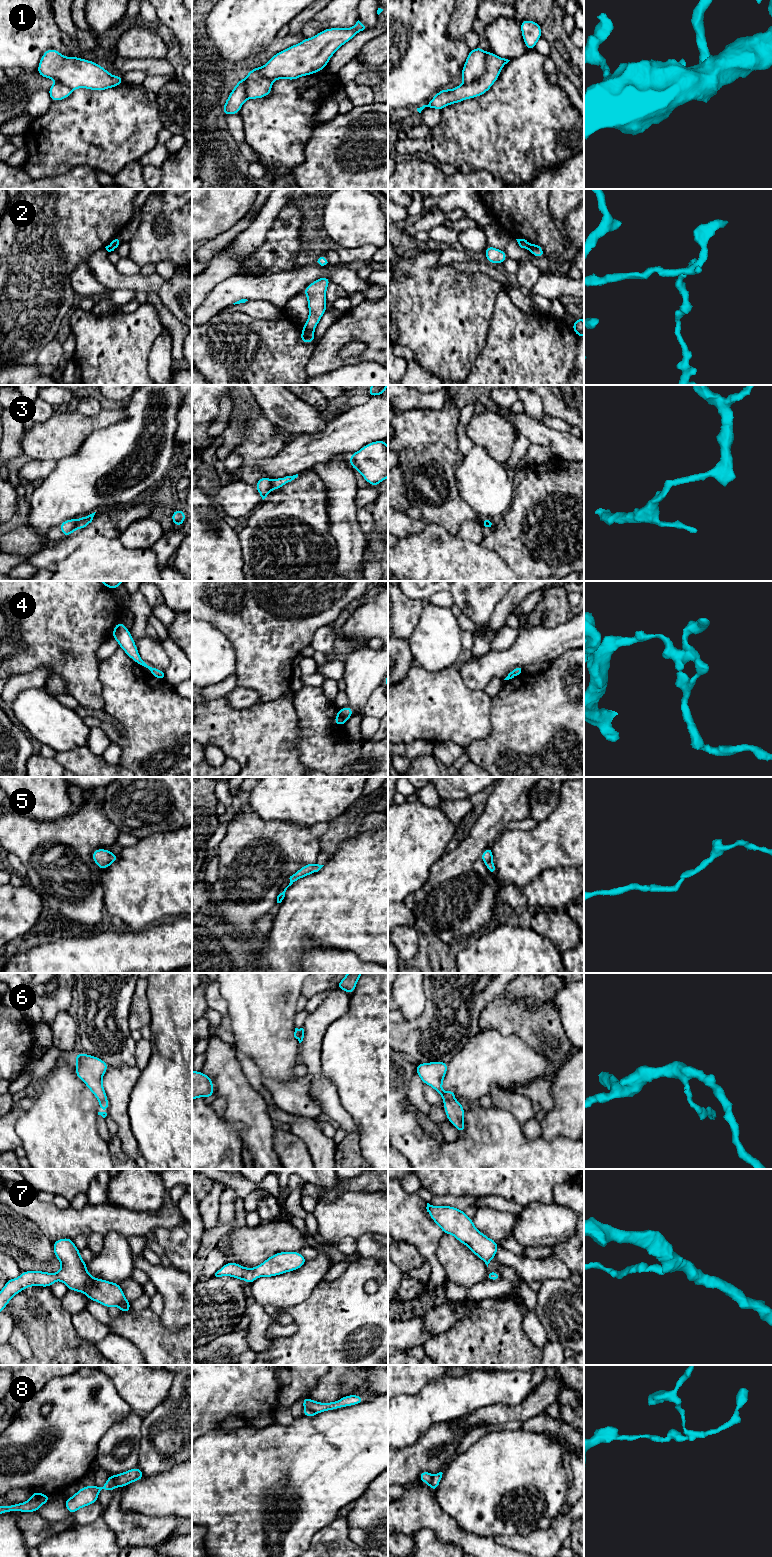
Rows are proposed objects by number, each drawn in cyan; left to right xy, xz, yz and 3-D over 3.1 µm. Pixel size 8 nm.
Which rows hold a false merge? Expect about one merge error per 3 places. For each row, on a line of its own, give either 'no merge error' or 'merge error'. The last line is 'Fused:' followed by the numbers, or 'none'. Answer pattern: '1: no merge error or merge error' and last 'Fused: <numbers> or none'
1: merge error
2: merge error
3: merge error
4: no merge error
5: no merge error
6: merge error
7: no merge error
8: merge error
Fused: 1, 2, 3, 6, 8

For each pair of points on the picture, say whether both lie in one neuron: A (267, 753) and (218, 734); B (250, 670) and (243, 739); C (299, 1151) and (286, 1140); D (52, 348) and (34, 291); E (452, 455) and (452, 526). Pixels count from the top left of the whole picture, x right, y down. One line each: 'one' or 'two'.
A: one
B: two
C: one
D: two
E: one

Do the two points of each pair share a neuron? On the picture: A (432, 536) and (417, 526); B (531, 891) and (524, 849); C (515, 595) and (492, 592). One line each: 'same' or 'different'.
A: different
B: different
C: different

